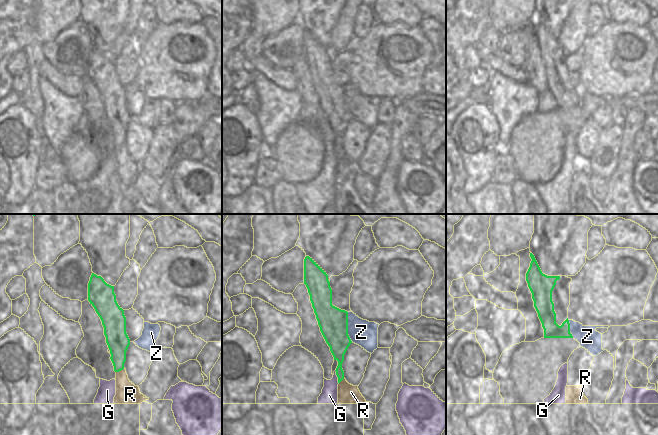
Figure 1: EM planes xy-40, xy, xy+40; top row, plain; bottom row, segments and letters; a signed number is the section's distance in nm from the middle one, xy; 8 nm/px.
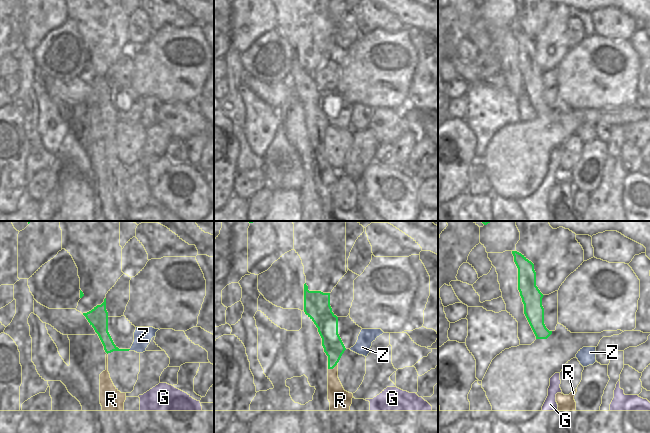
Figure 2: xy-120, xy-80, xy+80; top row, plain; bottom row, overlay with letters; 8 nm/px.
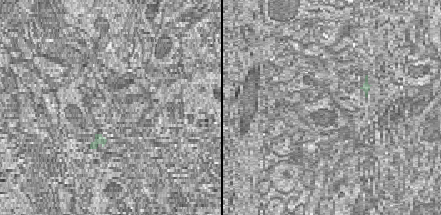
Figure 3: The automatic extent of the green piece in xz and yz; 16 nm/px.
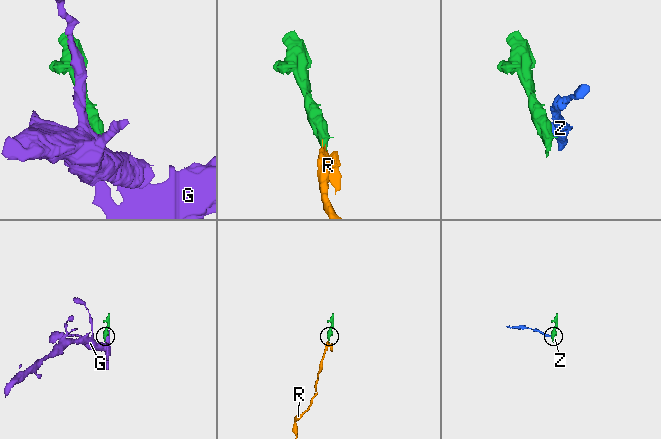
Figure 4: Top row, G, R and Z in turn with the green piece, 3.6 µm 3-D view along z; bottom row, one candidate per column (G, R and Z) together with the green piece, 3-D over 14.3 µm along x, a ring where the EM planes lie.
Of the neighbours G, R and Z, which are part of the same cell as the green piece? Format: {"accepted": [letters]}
{"accepted": ["R"]}

